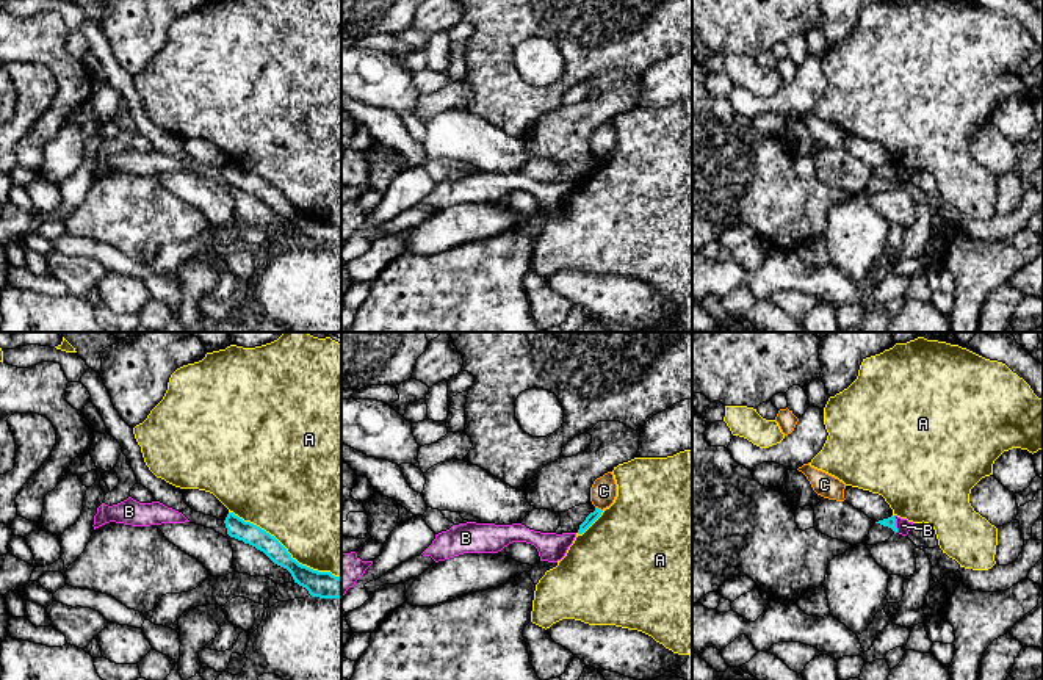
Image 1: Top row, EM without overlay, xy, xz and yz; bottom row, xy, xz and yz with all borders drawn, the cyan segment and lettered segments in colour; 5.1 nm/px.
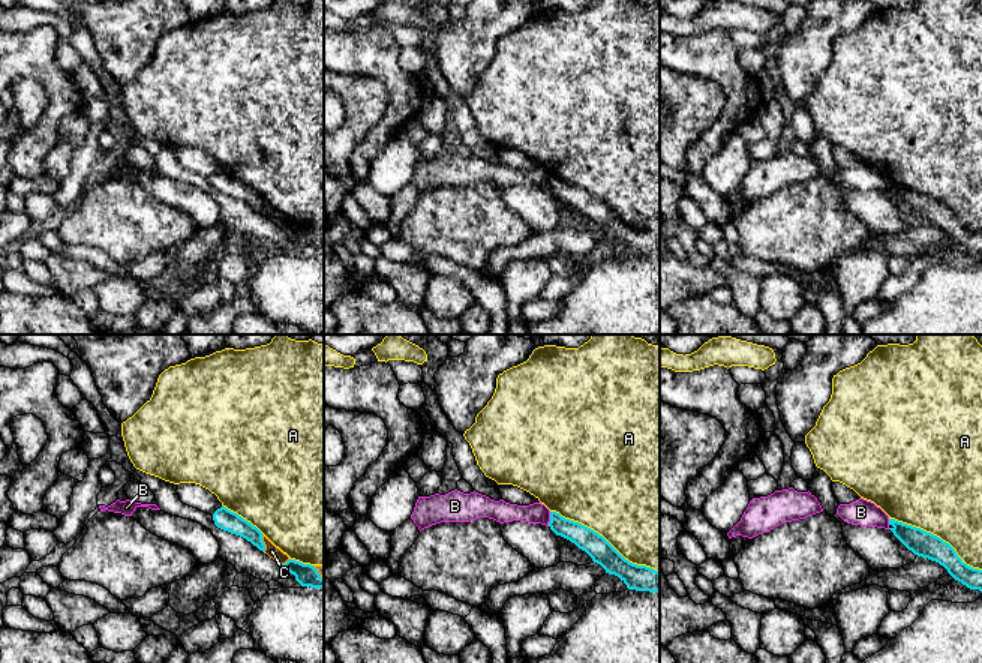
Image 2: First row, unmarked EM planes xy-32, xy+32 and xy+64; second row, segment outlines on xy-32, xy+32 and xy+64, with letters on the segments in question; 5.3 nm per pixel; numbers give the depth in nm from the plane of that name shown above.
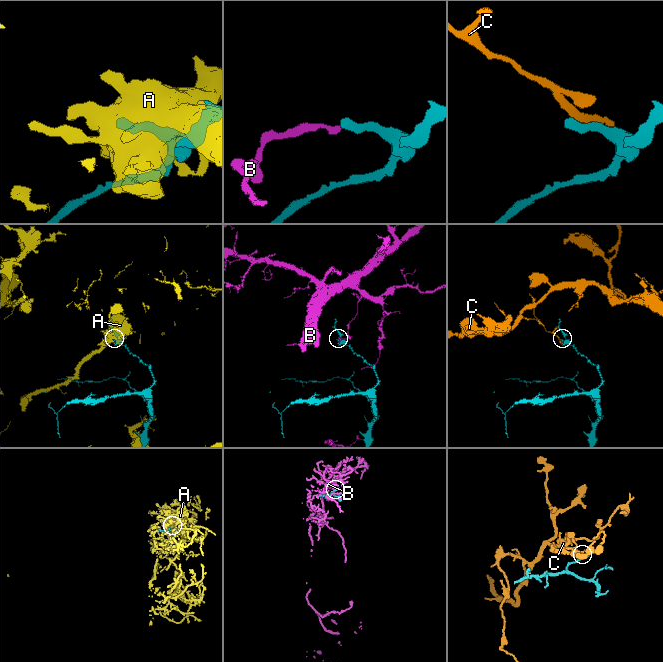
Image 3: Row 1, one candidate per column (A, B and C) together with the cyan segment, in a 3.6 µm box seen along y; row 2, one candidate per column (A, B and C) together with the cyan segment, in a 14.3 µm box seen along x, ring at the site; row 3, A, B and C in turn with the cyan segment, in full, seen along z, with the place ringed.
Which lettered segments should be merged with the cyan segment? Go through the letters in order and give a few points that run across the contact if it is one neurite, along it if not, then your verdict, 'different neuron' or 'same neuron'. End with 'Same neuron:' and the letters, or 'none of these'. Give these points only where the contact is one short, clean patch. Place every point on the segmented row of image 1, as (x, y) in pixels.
A: different neuron
B: line yz (893, 516), (898, 531); different neuron
C: different neuron
Same neuron: none of these

